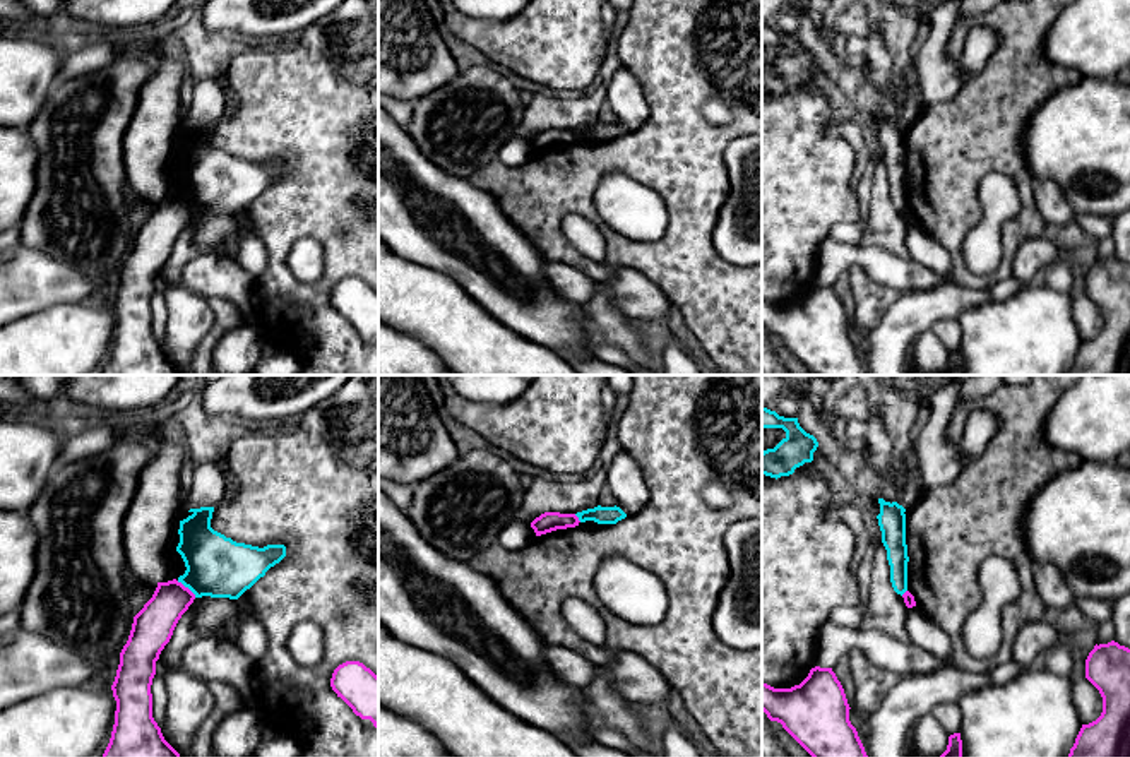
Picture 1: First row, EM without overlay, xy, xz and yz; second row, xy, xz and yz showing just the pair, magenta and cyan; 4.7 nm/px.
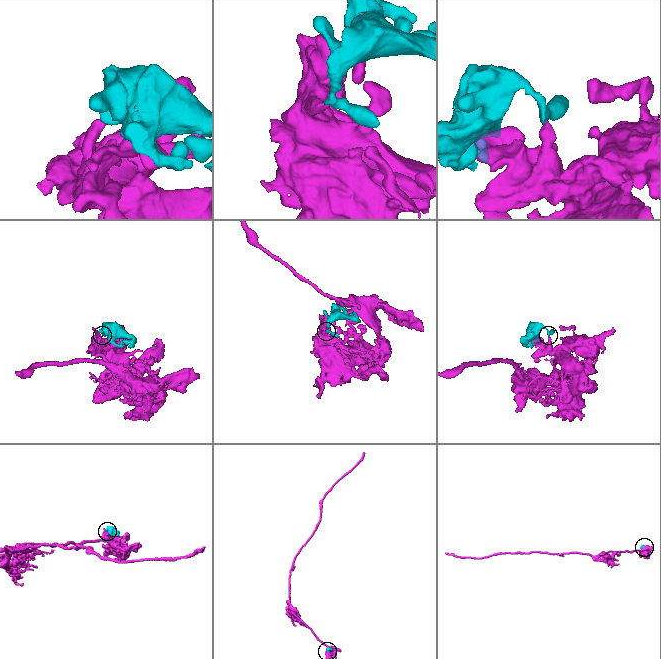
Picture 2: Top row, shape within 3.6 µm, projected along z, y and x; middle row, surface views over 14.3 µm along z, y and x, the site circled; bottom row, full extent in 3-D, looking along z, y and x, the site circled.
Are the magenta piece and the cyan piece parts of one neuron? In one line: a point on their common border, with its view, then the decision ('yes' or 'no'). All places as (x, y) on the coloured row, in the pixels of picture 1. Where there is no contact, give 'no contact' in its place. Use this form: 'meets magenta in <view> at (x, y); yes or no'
meets magenta in xy at (187, 588); no

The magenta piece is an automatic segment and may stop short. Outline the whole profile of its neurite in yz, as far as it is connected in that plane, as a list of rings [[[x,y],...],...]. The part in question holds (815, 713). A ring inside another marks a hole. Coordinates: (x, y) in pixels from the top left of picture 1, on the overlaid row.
[[[815,666],[791,688],[762,683],[762,711],[812,757],[868,757],[849,721],[849,709],[832,668]]]

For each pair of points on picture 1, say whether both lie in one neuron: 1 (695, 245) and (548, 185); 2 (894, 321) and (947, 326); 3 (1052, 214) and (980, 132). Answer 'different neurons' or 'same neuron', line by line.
1: same neuron
2: different neurons
3: different neurons

